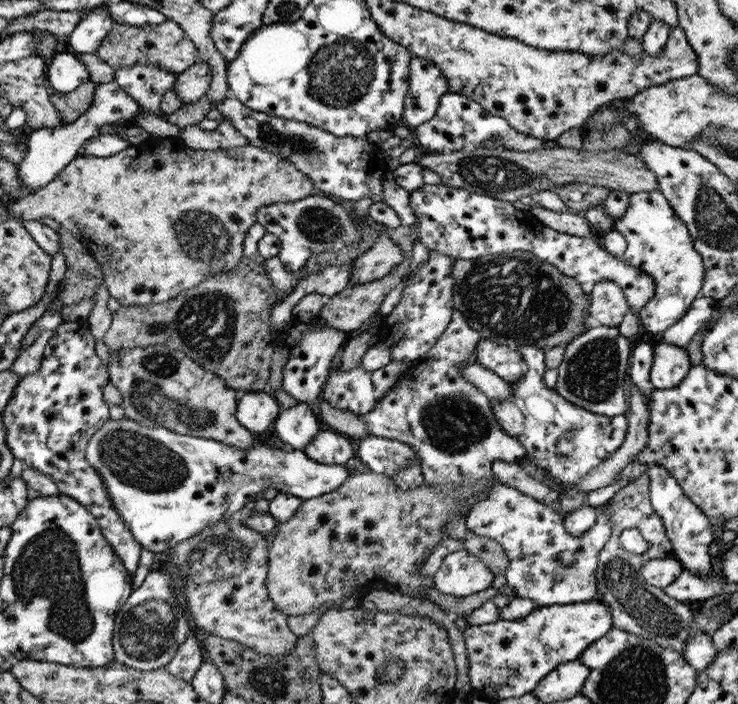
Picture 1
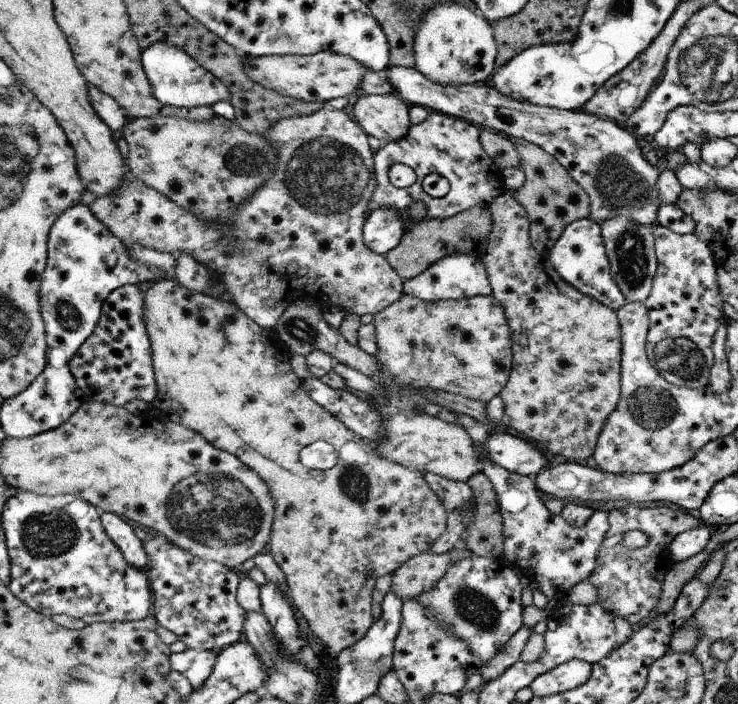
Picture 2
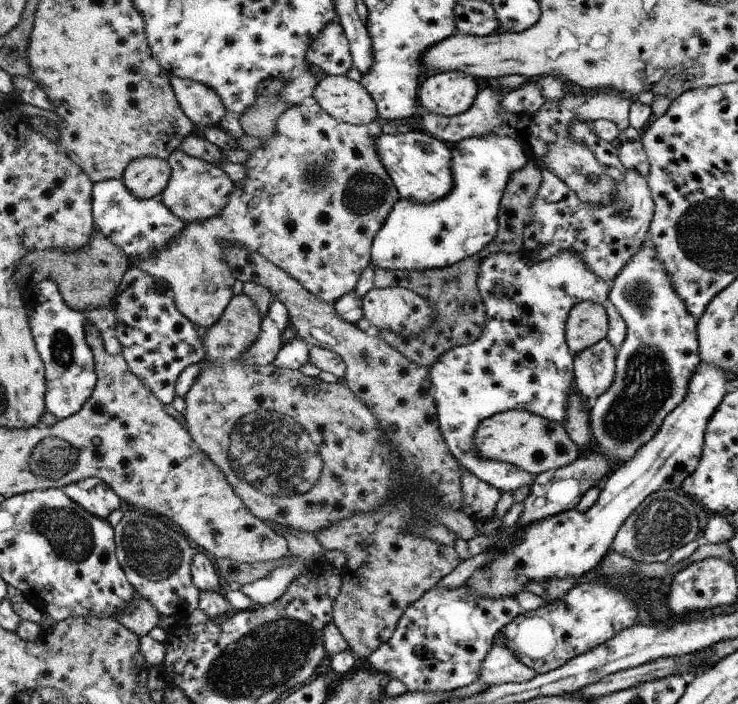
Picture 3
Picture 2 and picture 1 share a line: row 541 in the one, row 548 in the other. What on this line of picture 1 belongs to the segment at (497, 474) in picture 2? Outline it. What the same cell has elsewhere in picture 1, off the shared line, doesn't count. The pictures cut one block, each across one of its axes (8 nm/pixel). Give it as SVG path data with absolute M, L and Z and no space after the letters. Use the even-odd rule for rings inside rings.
M496 485L490 488L487 500L472 506L466 516L466 524L471 535L480 535L496 540L508 557L508 569L504 574L507 584L512 587L515 596L530 598L541 607L552 605L588 602L598 598L596 570L598 570L598 554L610 540L612 525L610 525L609 510L604 505L597 509L597 519L594 526L583 536L572 536L562 525L562 516L554 510L554 506L542 504L523 492L508 485Z

